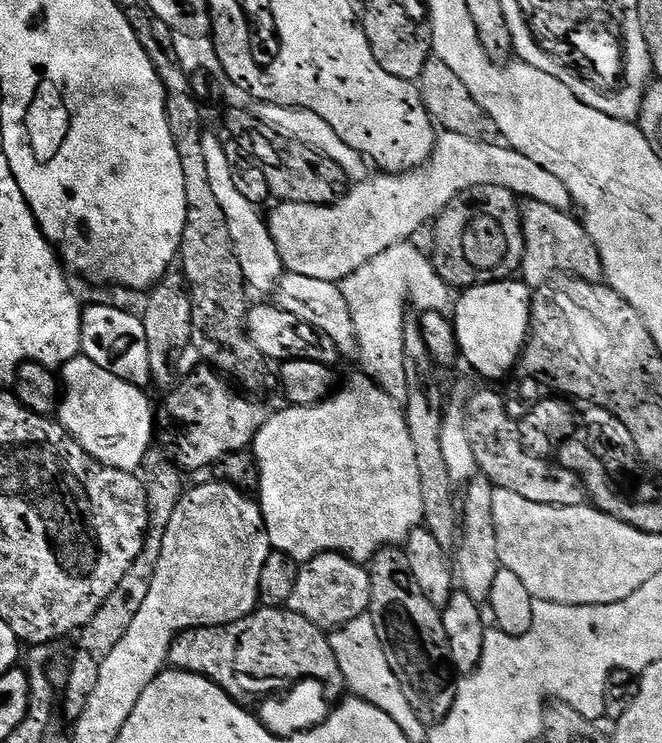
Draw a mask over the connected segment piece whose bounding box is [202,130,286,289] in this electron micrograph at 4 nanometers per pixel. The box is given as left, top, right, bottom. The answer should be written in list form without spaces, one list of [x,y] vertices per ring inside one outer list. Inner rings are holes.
[[[212,130],[205,131],[202,151],[206,157],[210,186],[222,205],[222,214],[226,214],[226,226],[230,226],[230,238],[234,238],[234,254],[238,254],[238,262],[242,262],[245,280],[253,289],[268,288],[271,284],[273,287],[280,277],[285,275],[286,269],[274,246],[274,238],[268,229],[265,213],[260,213],[258,205],[243,196],[242,190],[238,190],[237,184],[234,183],[234,170],[230,170],[230,158],[225,141],[220,141]]]

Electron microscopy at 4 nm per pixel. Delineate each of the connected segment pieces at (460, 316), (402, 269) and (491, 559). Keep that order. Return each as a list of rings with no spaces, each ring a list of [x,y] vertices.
[[[509,278],[463,289],[461,296],[464,297],[455,301],[454,325],[459,355],[465,356],[467,365],[485,381],[502,379],[520,363],[531,330],[533,293],[523,279]]]
[[[401,242],[390,246],[378,258],[366,262],[366,266],[358,266],[354,274],[347,276],[340,284],[342,294],[350,306],[352,321],[356,326],[356,337],[360,342],[359,360],[364,362],[363,375],[369,376],[382,390],[386,390],[394,399],[404,402],[408,398],[406,384],[406,365],[402,358],[402,342],[404,338],[404,321],[409,319],[408,299],[416,300],[419,309],[448,310],[454,304],[454,292],[444,277],[436,273],[435,263],[428,260],[415,248],[415,243]]]
[[[477,474],[468,481],[463,489],[464,496],[462,492],[462,535],[454,552],[454,568],[458,573],[459,587],[481,606],[487,605],[490,592],[494,590],[494,578],[498,578],[502,567],[498,558],[498,530],[494,524],[496,490],[496,485],[483,474]]]

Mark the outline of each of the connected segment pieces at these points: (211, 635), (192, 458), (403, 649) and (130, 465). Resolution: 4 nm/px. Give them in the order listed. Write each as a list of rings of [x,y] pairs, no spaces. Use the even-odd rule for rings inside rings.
[[[260,606],[238,622],[183,632],[170,646],[168,664],[177,672],[193,672],[205,676],[225,692],[246,690],[250,694],[256,692],[276,694],[306,679],[320,680],[332,690],[340,687],[343,689],[346,684],[342,670],[338,666],[338,658],[334,658],[329,633],[314,622],[310,622],[310,618],[302,618],[302,614],[294,614],[286,606],[283,608]]]
[[[200,366],[165,395],[168,397],[164,400],[164,417],[161,420],[159,417],[158,424],[172,432],[172,444],[176,447],[174,459],[181,469],[189,473],[199,468],[211,469],[227,452],[251,449],[258,430],[268,420],[270,408],[243,391],[232,393],[231,387],[219,371]]]
[[[385,546],[381,548],[370,561],[370,571],[372,574],[372,577],[370,578],[370,598],[372,599],[370,615],[372,621],[376,624],[378,638],[386,650],[386,658],[390,662],[390,670],[394,670],[394,678],[398,678],[398,682],[402,686],[402,690],[406,690],[406,698],[410,698],[410,706],[414,706],[414,710],[418,714],[418,718],[422,718],[425,724],[431,726],[441,720],[444,720],[446,716],[450,714],[450,710],[454,706],[456,685],[458,683],[458,676],[453,669],[452,659],[450,658],[450,646],[448,645],[448,639],[446,638],[446,626],[444,625],[444,617],[441,609],[436,608],[434,606],[434,602],[430,602],[430,598],[426,598],[426,594],[422,594],[422,586],[418,586],[418,581],[414,578],[414,570],[410,568],[410,558],[403,547]]]
[[[81,354],[66,362],[62,369],[58,419],[84,447],[86,454],[102,462],[105,468],[136,472],[153,447],[154,416],[152,420],[152,404],[148,401],[148,394],[145,389],[110,374],[110,370],[102,370],[98,362]]]

